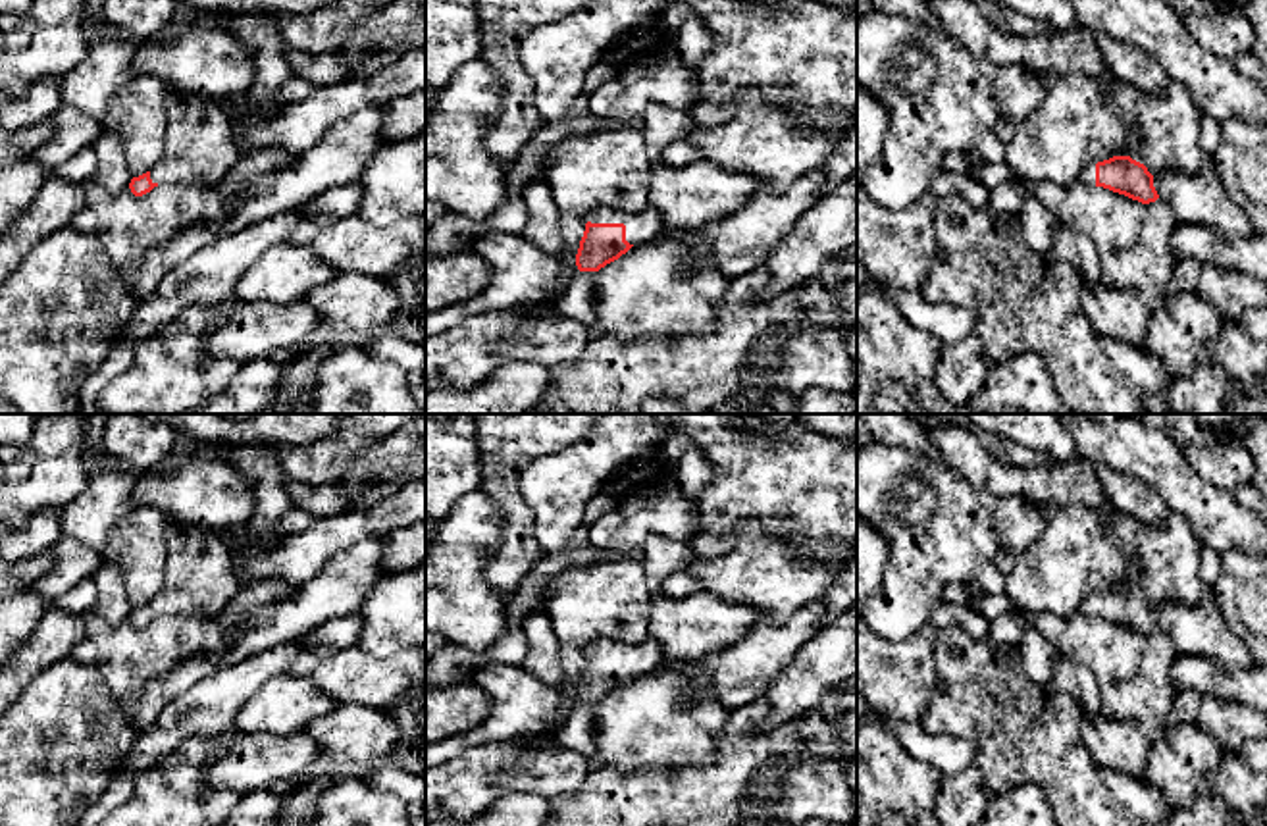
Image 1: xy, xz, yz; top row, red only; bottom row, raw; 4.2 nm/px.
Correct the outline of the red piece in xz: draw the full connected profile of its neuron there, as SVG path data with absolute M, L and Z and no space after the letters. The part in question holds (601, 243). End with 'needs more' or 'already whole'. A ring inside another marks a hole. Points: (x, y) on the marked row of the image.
M599 206L587 214L587 223L576 254L578 273L553 302L555 310L587 329L597 322L597 271L618 260L634 245L647 243L666 229L664 216L645 206L626 214L610 206Z | needs more

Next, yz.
M1105 75L1103 89L1111 108L1136 125L1142 142L1128 156L1086 166L1080 183L1150 204L1159 198L1153 187L1157 173L1192 175L1207 164L1200 146L1202 112L1182 85L1169 81L1159 94L1144 94Z | needs more

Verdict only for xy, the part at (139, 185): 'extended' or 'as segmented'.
extended

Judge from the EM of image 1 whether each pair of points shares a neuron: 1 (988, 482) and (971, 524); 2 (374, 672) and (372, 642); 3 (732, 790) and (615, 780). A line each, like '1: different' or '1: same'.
1: different
2: different
3: same

